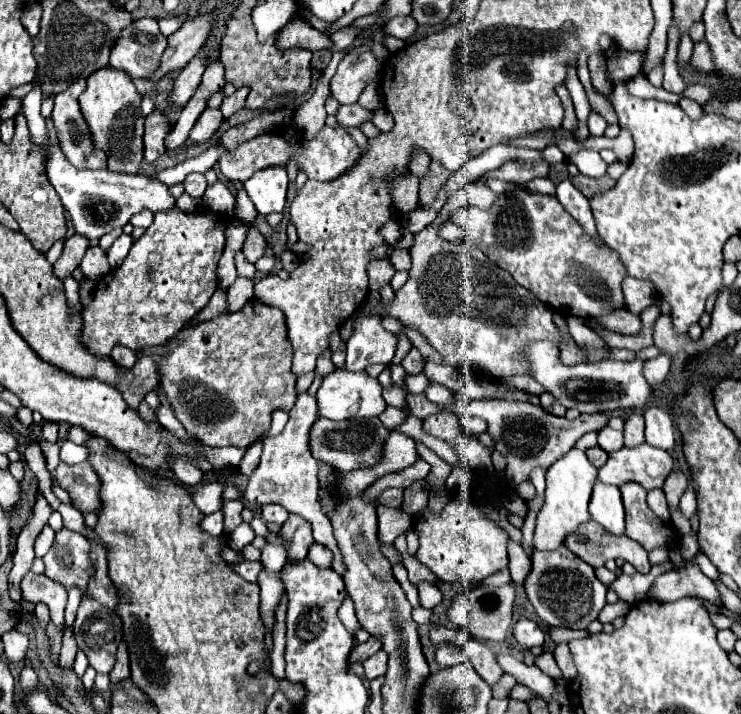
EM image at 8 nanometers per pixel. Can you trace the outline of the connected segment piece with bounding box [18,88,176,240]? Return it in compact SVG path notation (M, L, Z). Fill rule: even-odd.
M32 88L22 100L18 114L24 114L30 130L30 140L36 146L42 146L48 150L46 154L46 176L54 190L58 192L64 210L68 210L72 226L76 234L88 238L88 240L100 240L104 234L112 232L112 228L122 228L128 224L128 220L140 212L140 208L152 208L152 212L164 212L176 204L176 200L170 196L168 186L142 174L124 174L124 172L110 172L110 170L76 170L66 156L60 152L60 148L50 140L46 120L40 114L40 102L42 92L40 88Z

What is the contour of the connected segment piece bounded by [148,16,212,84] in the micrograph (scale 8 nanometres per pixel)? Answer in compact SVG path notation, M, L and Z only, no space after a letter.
M210 16L188 20L184 26L180 26L168 38L168 46L162 54L160 68L154 74L150 74L148 80L156 84L168 72L182 70L198 54L198 50L202 48L202 44L206 42L206 36L210 34L210 28L212 28L212 18Z

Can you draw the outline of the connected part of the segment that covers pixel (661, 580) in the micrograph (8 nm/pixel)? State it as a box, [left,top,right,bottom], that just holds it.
[650,566,722,606]

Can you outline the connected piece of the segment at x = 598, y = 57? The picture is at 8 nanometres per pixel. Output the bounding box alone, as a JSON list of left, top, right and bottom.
[588,54,612,98]

